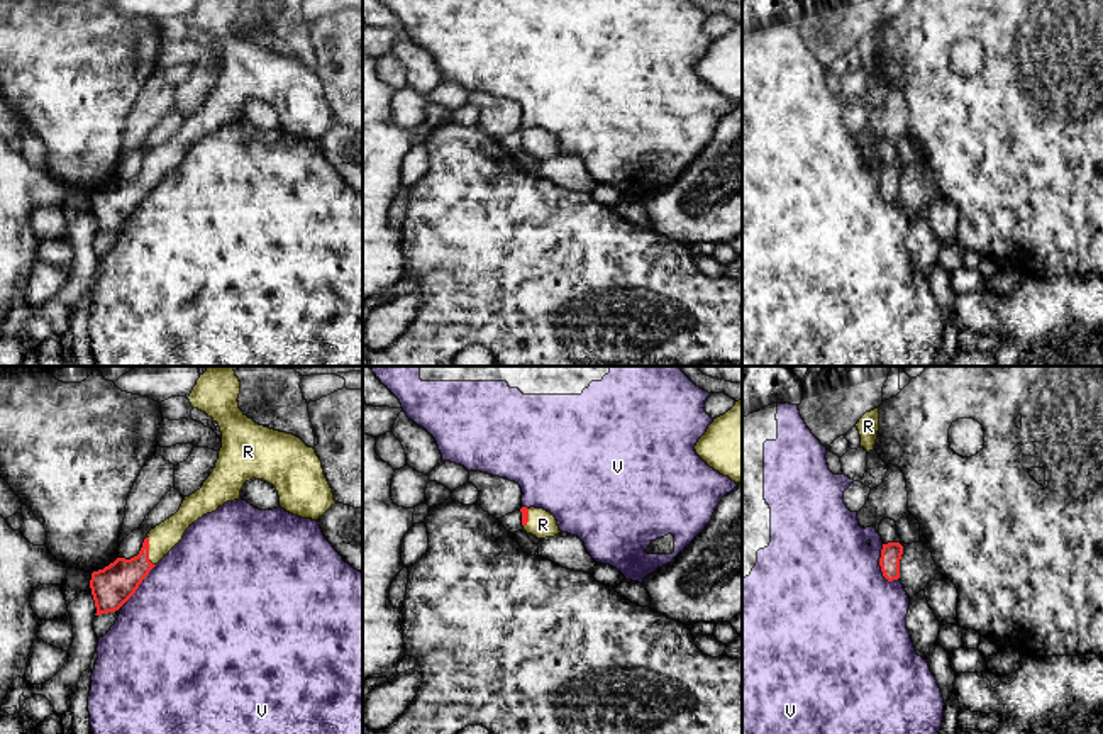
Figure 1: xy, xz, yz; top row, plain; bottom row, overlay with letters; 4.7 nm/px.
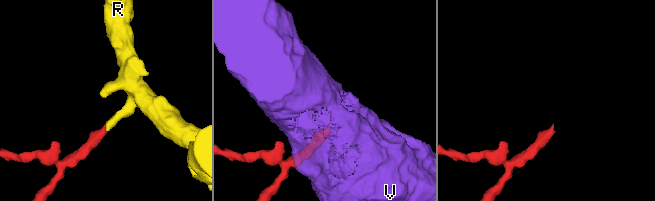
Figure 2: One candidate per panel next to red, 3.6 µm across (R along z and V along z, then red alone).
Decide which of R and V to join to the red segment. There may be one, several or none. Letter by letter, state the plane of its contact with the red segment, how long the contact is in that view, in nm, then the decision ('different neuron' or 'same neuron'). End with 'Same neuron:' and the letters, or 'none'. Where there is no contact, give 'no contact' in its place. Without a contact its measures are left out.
R: xy | 150 nm | same neuron
V: yz | 190 nm | different neuron
Same neuron: R

